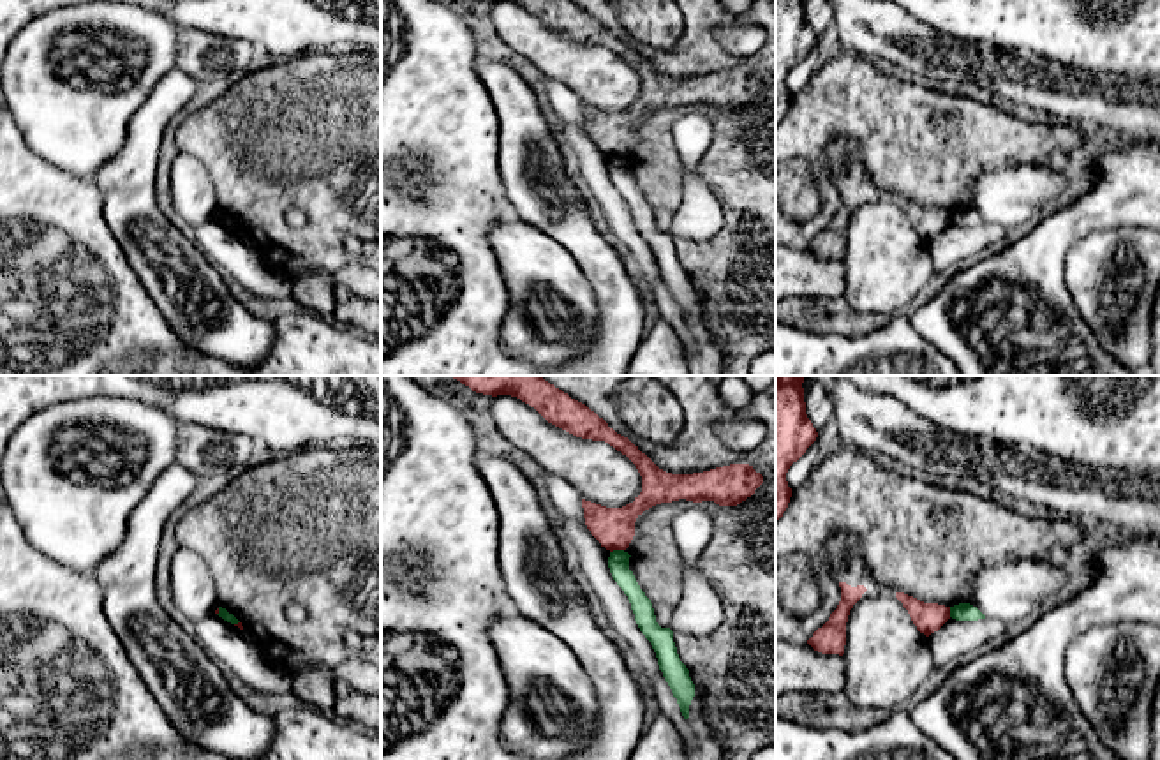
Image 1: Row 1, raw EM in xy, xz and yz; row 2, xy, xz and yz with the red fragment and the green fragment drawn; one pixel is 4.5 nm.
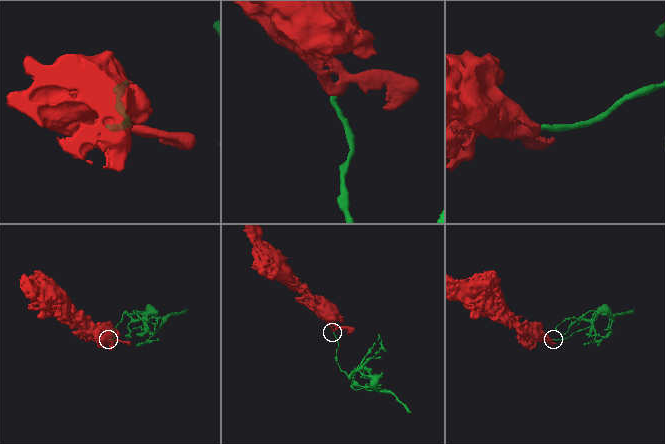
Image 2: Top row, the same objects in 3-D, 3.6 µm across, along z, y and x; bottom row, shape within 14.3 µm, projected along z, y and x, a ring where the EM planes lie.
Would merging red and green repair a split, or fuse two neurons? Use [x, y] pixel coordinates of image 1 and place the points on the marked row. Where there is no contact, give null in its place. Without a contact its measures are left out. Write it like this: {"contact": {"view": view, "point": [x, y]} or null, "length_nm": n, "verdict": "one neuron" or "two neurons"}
{"contact": {"view": "xz", "point": [616, 549]}, "length_nm": 70, "verdict": "two neurons"}

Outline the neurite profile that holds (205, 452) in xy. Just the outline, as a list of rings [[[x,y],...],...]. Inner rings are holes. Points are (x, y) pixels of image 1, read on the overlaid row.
[[[182,423],[176,434],[175,462],[196,478],[227,481],[245,471],[254,439],[215,430],[197,423]]]

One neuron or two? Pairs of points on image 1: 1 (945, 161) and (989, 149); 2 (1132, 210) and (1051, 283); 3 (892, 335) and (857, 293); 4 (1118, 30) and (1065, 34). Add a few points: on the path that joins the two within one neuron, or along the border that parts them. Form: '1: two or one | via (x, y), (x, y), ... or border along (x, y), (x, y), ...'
1: one | via (956, 150), (979, 149)
2: one | via (1104, 210), (1090, 210), (1051, 249), (1051, 254)
3: two | border along (899, 311), (889, 318)
4: one | via (1106, 30), (1078, 30)

